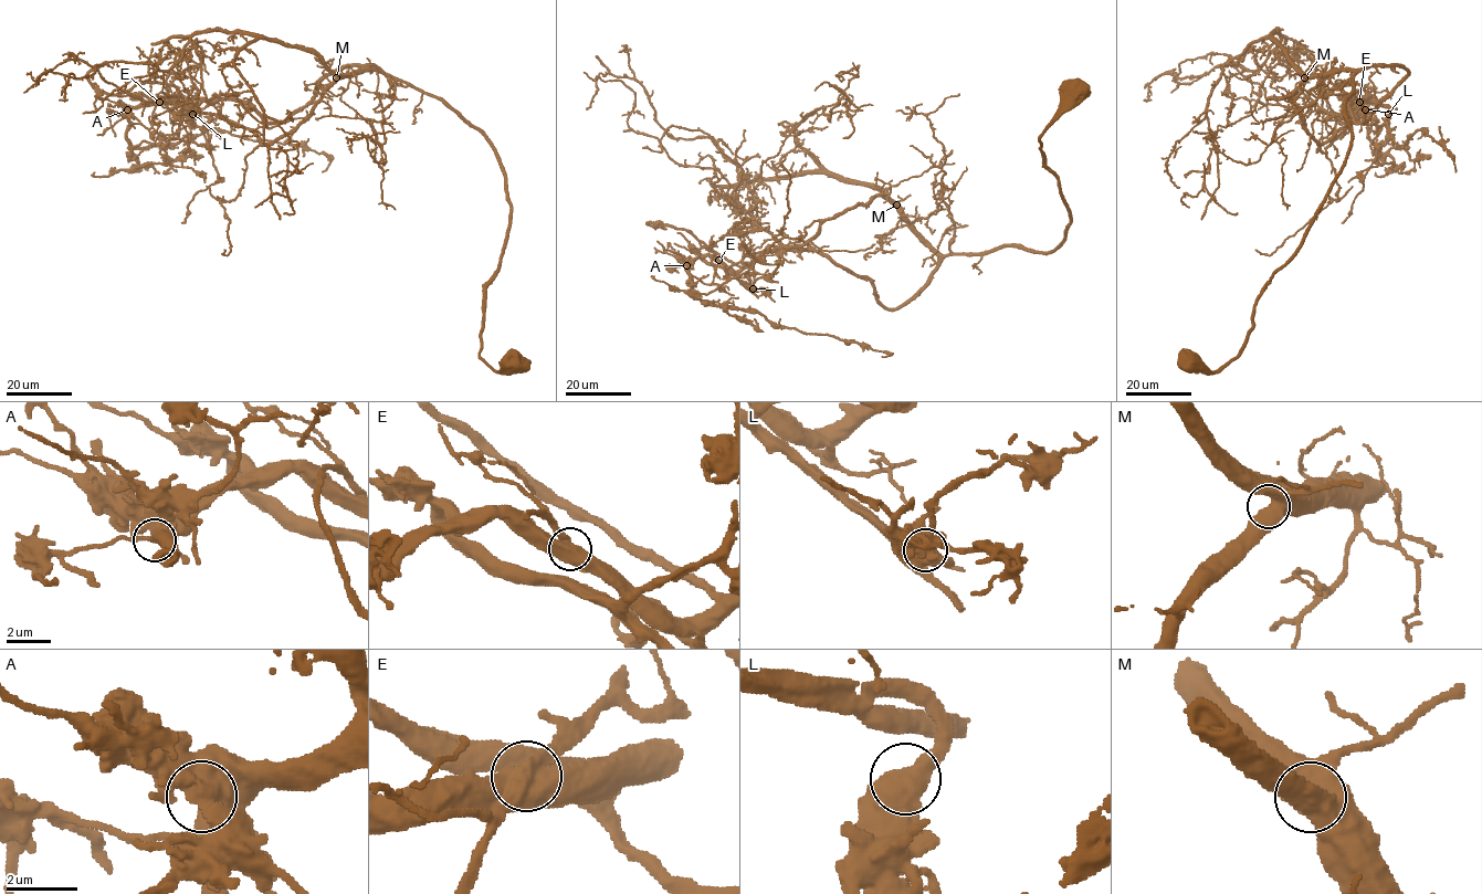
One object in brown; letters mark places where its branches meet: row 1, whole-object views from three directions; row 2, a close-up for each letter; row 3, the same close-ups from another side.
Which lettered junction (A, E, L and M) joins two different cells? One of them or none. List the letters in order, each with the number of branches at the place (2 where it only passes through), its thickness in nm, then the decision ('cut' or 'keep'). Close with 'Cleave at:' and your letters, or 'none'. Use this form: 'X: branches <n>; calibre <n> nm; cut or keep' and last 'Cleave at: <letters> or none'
A: branches 2; calibre 650 nm; keep
E: branches 2; calibre 650 nm; cut
L: branches 2; calibre 600 nm; keep
M: branches 2; calibre 700 nm; keep
Cleave at: E

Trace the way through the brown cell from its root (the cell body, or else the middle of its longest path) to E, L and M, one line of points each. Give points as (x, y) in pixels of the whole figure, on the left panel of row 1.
E: (514, 357), (495, 371), (479, 356), (506, 177), (441, 101), (344, 65), (282, 121), (159, 101)
L: (514, 357), (495, 371), (479, 356), (506, 177), (441, 101), (344, 65), (282, 121), (172, 102), (192, 114)
M: (514, 357), (495, 371), (479, 356), (483, 286), (511, 214), (492, 144), (409, 84), (376, 71), (336, 77)

